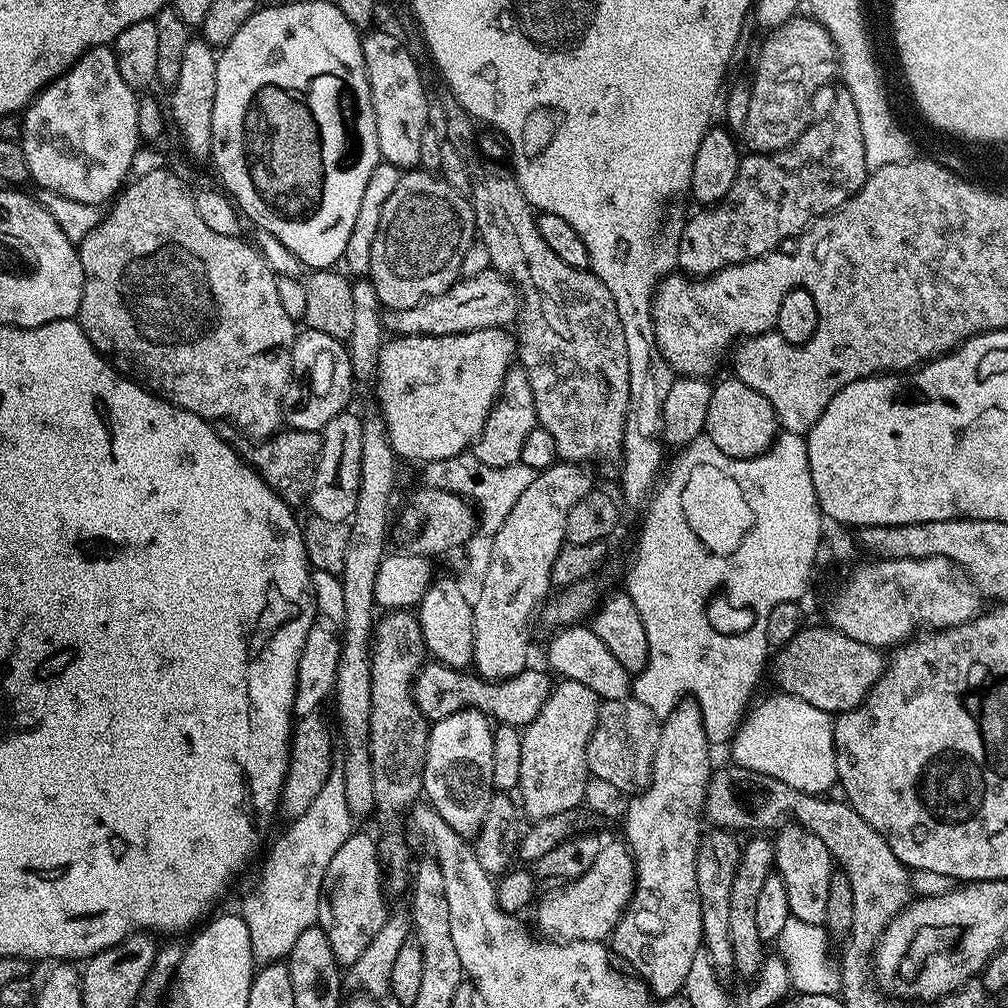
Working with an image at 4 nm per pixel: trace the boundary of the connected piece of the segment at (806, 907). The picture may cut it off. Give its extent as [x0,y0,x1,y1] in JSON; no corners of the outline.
[774,822,834,925]

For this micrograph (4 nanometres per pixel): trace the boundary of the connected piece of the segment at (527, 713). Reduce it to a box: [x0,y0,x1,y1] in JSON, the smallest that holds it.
[412,662,554,729]

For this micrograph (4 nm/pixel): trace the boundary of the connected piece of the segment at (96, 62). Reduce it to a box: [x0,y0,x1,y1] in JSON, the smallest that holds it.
[22,47,142,206]

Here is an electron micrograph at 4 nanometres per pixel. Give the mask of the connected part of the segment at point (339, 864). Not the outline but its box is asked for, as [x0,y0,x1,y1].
[318,831,390,966]

